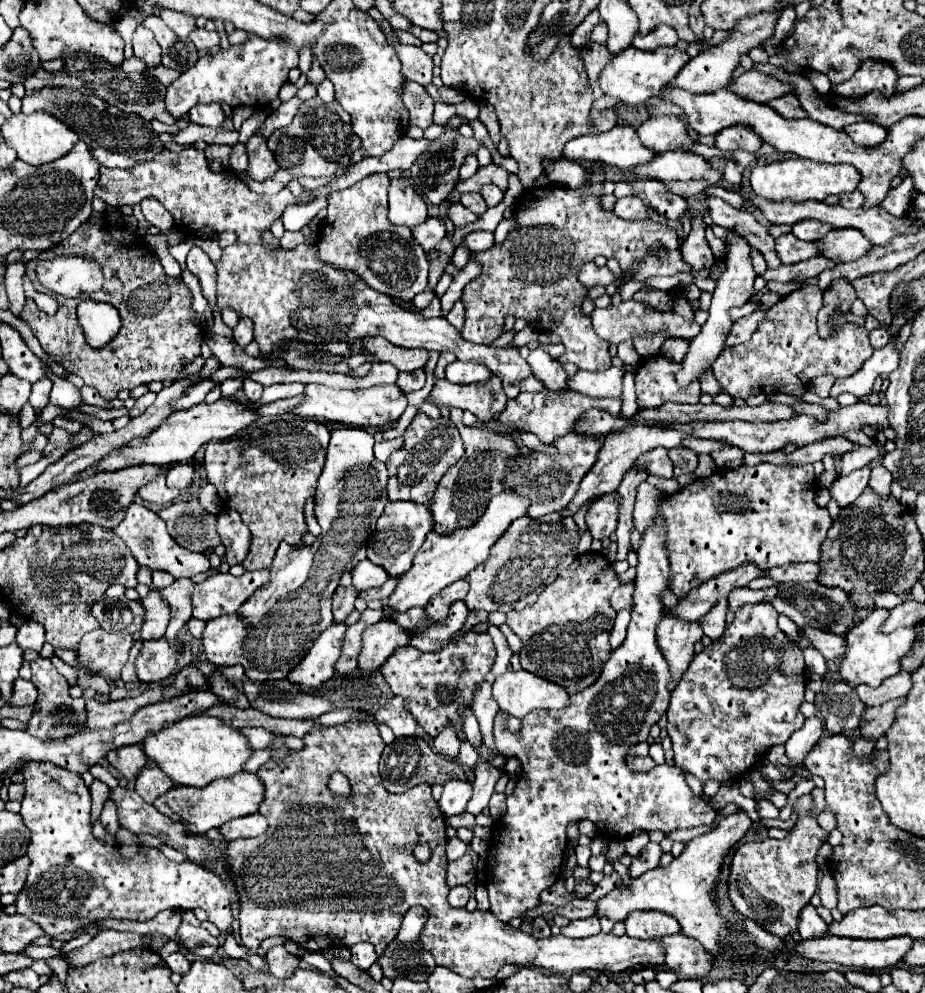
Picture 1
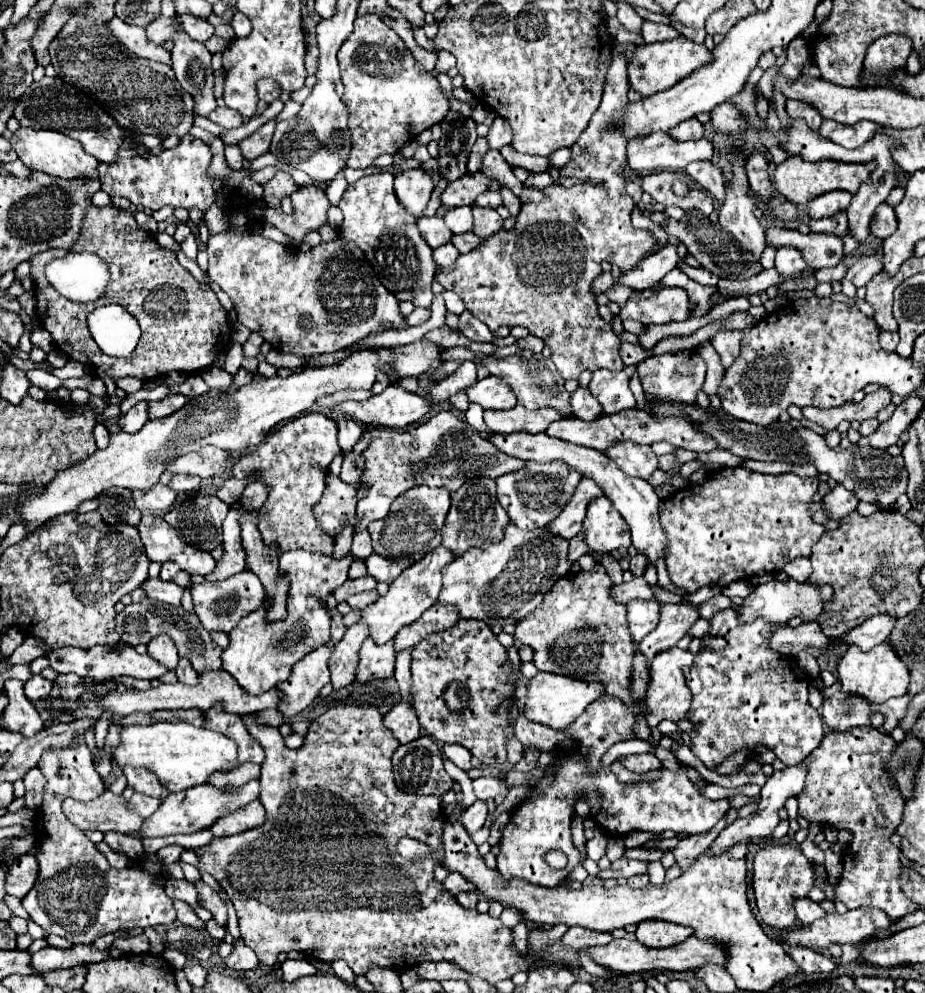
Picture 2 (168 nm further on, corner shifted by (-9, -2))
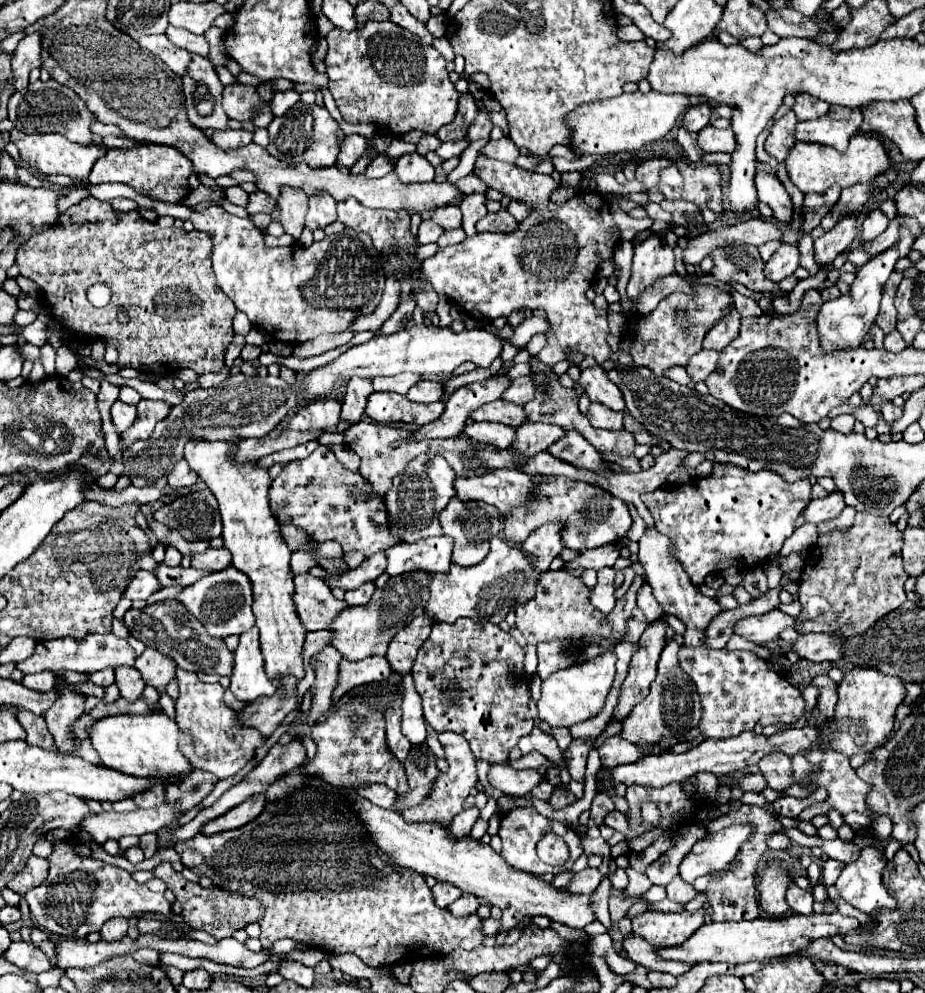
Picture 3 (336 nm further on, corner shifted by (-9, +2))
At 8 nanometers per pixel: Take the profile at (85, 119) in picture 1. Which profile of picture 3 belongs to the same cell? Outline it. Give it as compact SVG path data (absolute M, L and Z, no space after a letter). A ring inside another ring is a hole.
M49 80L49 82L37 82L37 84L29 84L27 90L19 90L11 96L9 102L9 120L15 124L17 130L25 132L25 134L47 134L47 132L59 132L63 136L67 136L73 142L79 144L87 144L93 140L91 136L91 122L95 122L95 116L87 110L87 106L83 104L83 100L79 100L79 96Z

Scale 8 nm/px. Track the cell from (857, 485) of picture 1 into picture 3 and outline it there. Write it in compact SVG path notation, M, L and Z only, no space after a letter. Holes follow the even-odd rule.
M837 490L831 492L827 498L819 498L819 500L811 500L809 506L805 508L803 516L805 516L805 522L811 522L811 524L819 524L819 522L825 522L825 520L833 520L841 514L841 510L845 508L845 500L843 500L843 494L839 494Z

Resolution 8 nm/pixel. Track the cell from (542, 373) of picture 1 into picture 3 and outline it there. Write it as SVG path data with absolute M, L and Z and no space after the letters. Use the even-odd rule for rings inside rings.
M591 404L587 418L591 422L591 426L595 428L605 428L605 430L625 430L625 410L621 412L613 412L611 408L603 406L603 404Z

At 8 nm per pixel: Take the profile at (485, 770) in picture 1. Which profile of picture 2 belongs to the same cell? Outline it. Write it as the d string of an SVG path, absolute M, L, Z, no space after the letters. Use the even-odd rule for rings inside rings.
M477 800L465 814L463 814L463 826L471 832L479 830L483 824L485 824L485 818L487 818L487 802L481 802Z

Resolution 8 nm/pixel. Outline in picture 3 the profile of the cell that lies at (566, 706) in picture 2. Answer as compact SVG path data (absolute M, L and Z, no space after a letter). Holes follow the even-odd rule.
M607 650L605 654L599 654L583 664L551 674L543 682L541 698L537 702L539 718L545 720L553 728L561 728L561 726L573 726L577 722L597 716L605 708L605 698L615 678L615 662L617 662L615 650Z

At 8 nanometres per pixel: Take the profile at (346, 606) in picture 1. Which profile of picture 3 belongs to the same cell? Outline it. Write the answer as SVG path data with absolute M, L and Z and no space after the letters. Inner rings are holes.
M381 550L381 552L377 552L377 554L367 556L359 568L349 570L347 574L341 574L341 576L325 578L325 584L331 586L331 588L355 590L357 586L361 586L361 584L365 584L365 582L377 580L377 576L385 572L385 566L387 566L387 558L385 558L385 552Z

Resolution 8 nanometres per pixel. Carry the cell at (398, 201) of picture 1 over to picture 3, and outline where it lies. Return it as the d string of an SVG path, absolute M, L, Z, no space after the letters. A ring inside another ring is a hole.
M417 152L399 156L399 160L395 164L395 172L407 184L431 182L433 180L433 166L425 160L425 156L421 156Z

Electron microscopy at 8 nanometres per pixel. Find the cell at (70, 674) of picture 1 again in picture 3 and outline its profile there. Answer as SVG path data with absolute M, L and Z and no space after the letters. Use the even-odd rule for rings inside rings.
M146 685L142 695L145 698L145 700L147 700L146 702L147 702L148 708L152 710L154 713L159 713L160 711L156 709L158 708L157 705L159 703L159 694L157 690L155 690L153 686Z

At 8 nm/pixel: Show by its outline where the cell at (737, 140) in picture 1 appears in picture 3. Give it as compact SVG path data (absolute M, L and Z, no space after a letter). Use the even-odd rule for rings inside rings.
M759 170L755 176L755 186L757 186L757 194L759 200L769 204L773 208L773 216L775 220L781 222L793 222L793 204L791 198L787 194L787 190L783 188L783 184L779 182L779 178L773 172L765 172Z

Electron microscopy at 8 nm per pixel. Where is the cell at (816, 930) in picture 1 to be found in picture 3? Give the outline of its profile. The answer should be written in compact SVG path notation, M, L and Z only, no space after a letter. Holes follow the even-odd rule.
M791 884L787 894L787 904L791 906L793 912L797 914L811 914L813 912L813 894L807 890L801 890L797 884Z

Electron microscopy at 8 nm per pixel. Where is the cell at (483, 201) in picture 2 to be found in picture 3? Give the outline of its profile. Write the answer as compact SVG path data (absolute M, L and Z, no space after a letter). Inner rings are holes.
M469 194L469 196L463 196L463 200L459 202L459 208L461 208L462 225L467 236L473 236L477 230L475 230L475 224L477 220L481 220L485 214L487 214L487 208L485 208L485 196L483 194Z

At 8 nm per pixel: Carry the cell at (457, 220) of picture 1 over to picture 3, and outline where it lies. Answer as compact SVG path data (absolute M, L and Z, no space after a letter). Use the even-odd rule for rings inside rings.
M447 204L441 206L437 210L433 210L433 222L437 222L439 226L443 226L443 230L451 230L451 228L459 228L461 222L461 210L457 204Z

